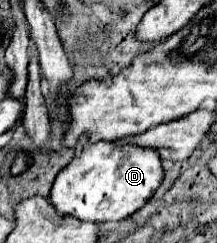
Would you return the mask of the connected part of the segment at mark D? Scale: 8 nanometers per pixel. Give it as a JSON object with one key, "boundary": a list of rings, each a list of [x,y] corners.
{"boundary":[[[85,142],[81,156],[75,156],[73,162],[63,168],[49,194],[49,202],[59,214],[67,214],[87,222],[109,222],[123,220],[137,212],[161,186],[163,166],[155,150],[139,146],[117,146],[105,142]]]}

